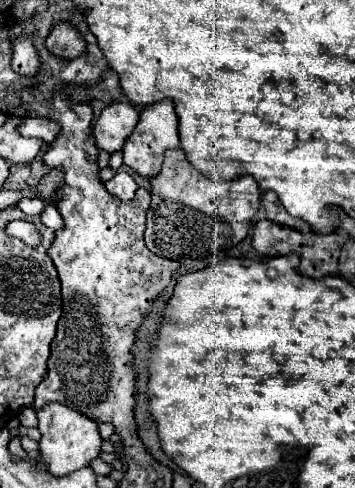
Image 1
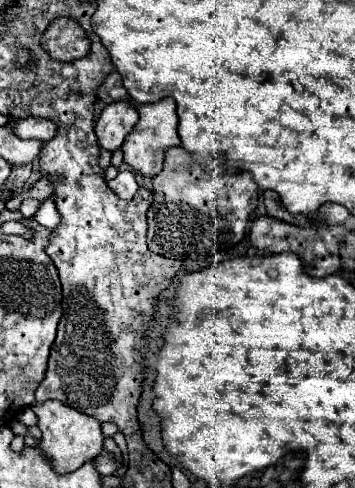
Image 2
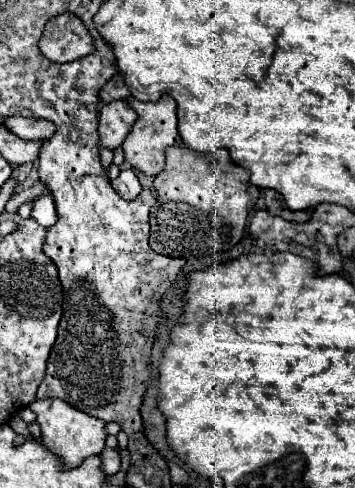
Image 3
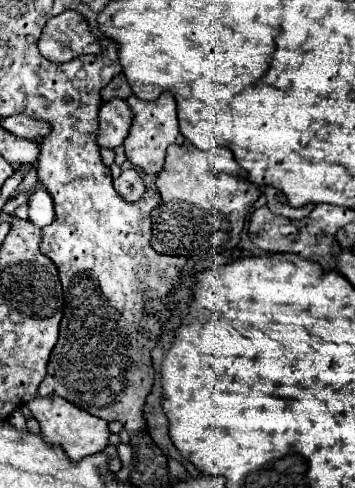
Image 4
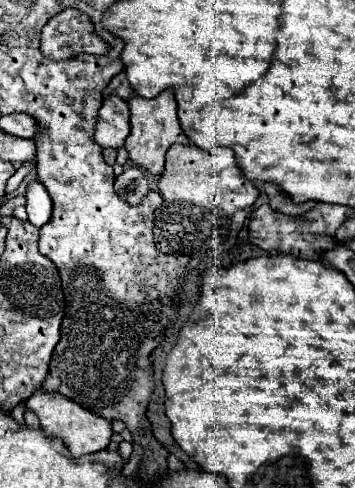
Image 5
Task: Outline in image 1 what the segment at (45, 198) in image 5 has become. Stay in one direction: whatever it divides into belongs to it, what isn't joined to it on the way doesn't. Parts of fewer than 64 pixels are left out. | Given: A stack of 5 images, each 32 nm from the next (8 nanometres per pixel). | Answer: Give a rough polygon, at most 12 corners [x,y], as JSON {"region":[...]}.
{"region":[[48,204],[40,212],[44,226],[62,228],[60,212]]}

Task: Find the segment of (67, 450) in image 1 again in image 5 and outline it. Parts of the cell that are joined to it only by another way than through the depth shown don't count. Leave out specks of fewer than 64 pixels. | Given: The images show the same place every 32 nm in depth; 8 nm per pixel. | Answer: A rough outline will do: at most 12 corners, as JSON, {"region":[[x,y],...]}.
{"region":[[60,392],[26,400],[48,434],[72,456],[104,450],[112,422]]}

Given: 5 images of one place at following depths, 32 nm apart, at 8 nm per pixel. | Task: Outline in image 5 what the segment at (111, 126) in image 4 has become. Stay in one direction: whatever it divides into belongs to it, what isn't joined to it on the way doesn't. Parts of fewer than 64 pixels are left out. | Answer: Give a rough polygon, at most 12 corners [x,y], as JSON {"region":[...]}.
{"region":[[120,96],[104,98],[94,140],[122,148],[130,132],[130,110]]}

